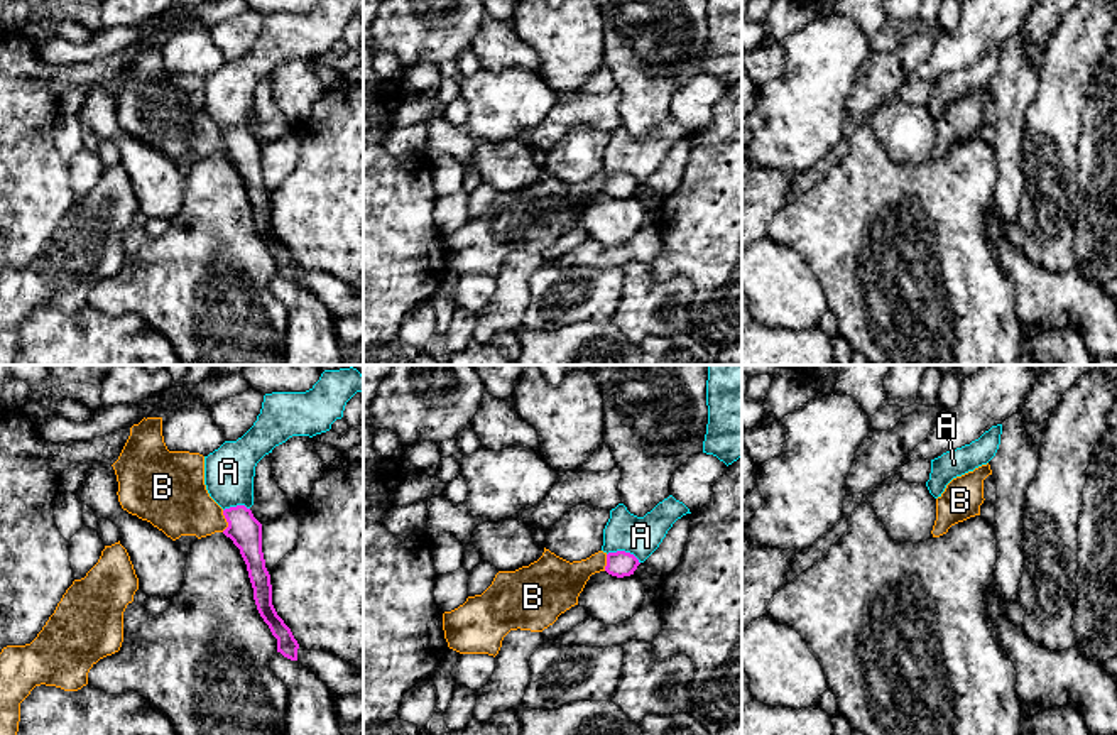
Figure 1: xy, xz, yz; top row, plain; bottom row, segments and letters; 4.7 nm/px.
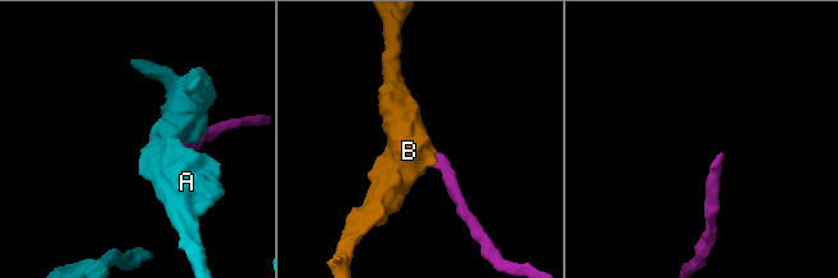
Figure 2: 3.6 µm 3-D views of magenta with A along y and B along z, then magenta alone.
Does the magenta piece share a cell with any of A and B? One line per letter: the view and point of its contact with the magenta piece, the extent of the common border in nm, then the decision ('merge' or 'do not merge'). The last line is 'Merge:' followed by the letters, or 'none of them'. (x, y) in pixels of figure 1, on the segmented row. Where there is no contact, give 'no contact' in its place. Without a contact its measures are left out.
A: xz (624, 551) | 170 nm | do not merge
B: xy (227, 521) | 100 nm | merge
Merge: B

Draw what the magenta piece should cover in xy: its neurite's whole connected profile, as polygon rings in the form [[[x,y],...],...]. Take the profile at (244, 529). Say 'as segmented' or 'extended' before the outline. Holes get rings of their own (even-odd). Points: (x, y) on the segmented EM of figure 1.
extended; [[[144,417],[112,465],[123,510],[150,522],[172,541],[223,532],[240,549],[264,622],[277,639],[277,652],[297,661],[299,644],[272,605],[270,574],[262,553],[262,524],[245,505],[221,509],[204,485],[204,456],[169,451],[162,417]]]

